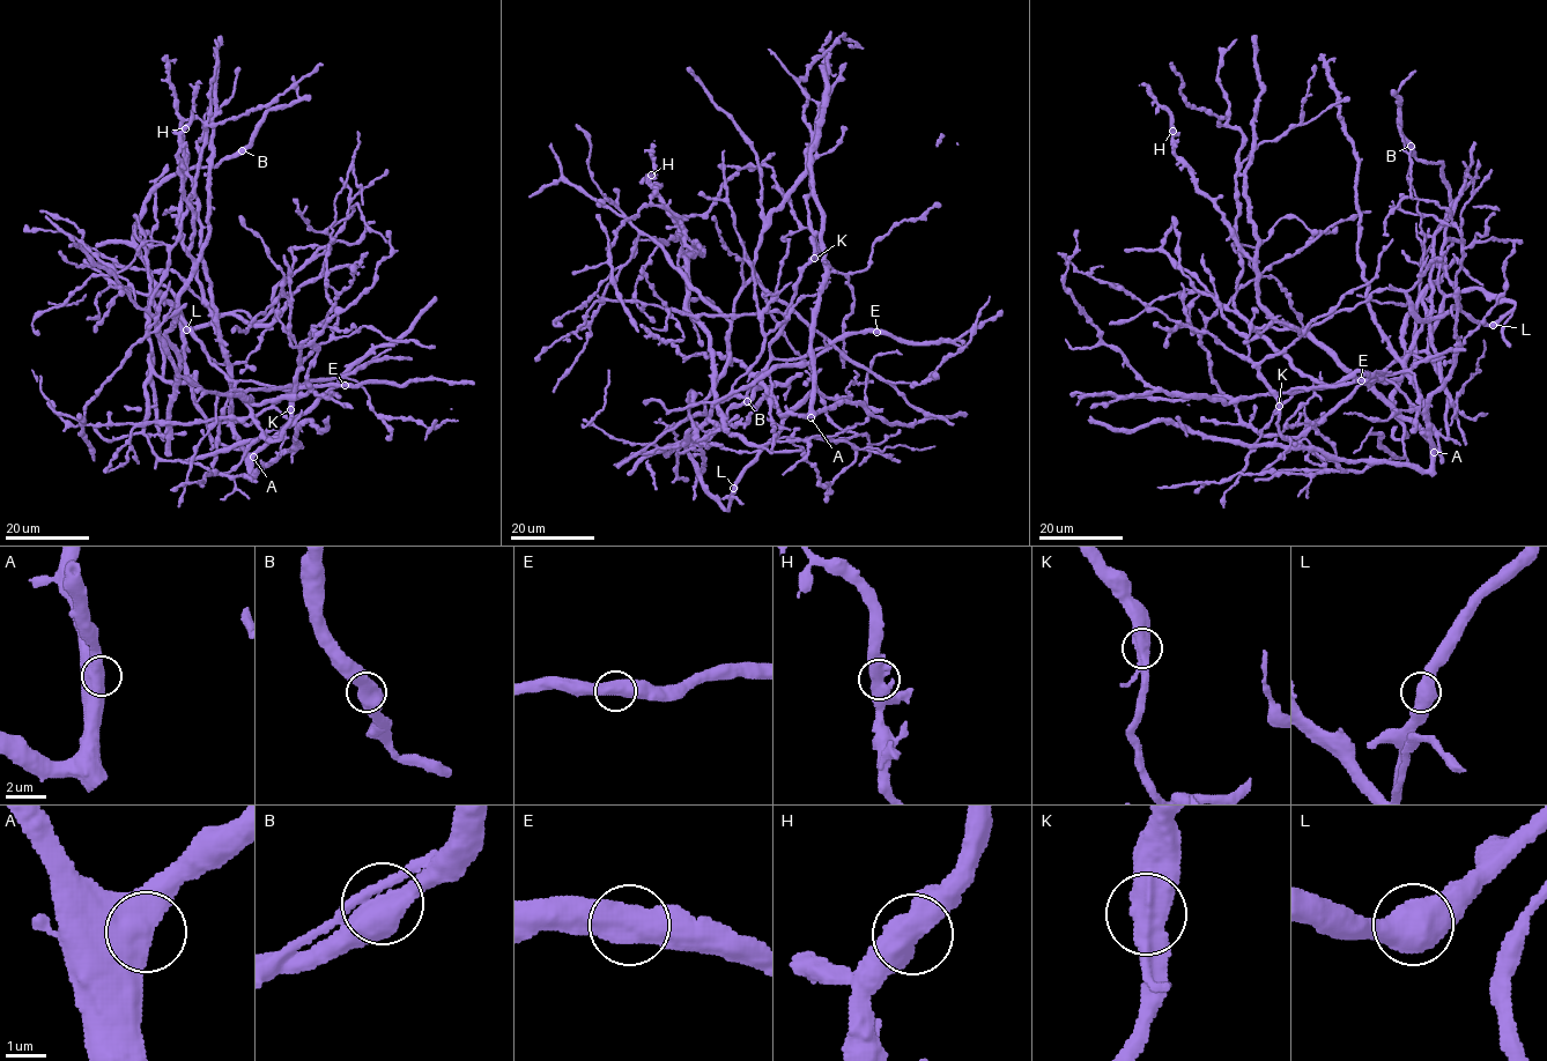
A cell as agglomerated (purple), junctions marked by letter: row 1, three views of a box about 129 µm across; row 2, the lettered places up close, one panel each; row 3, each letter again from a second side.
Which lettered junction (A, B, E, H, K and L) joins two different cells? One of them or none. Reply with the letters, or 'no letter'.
no letter

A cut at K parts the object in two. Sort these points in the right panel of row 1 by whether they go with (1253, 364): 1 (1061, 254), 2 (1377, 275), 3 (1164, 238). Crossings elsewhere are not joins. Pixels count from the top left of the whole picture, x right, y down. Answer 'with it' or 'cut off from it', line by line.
1: with it
2: with it
3: cut off from it

